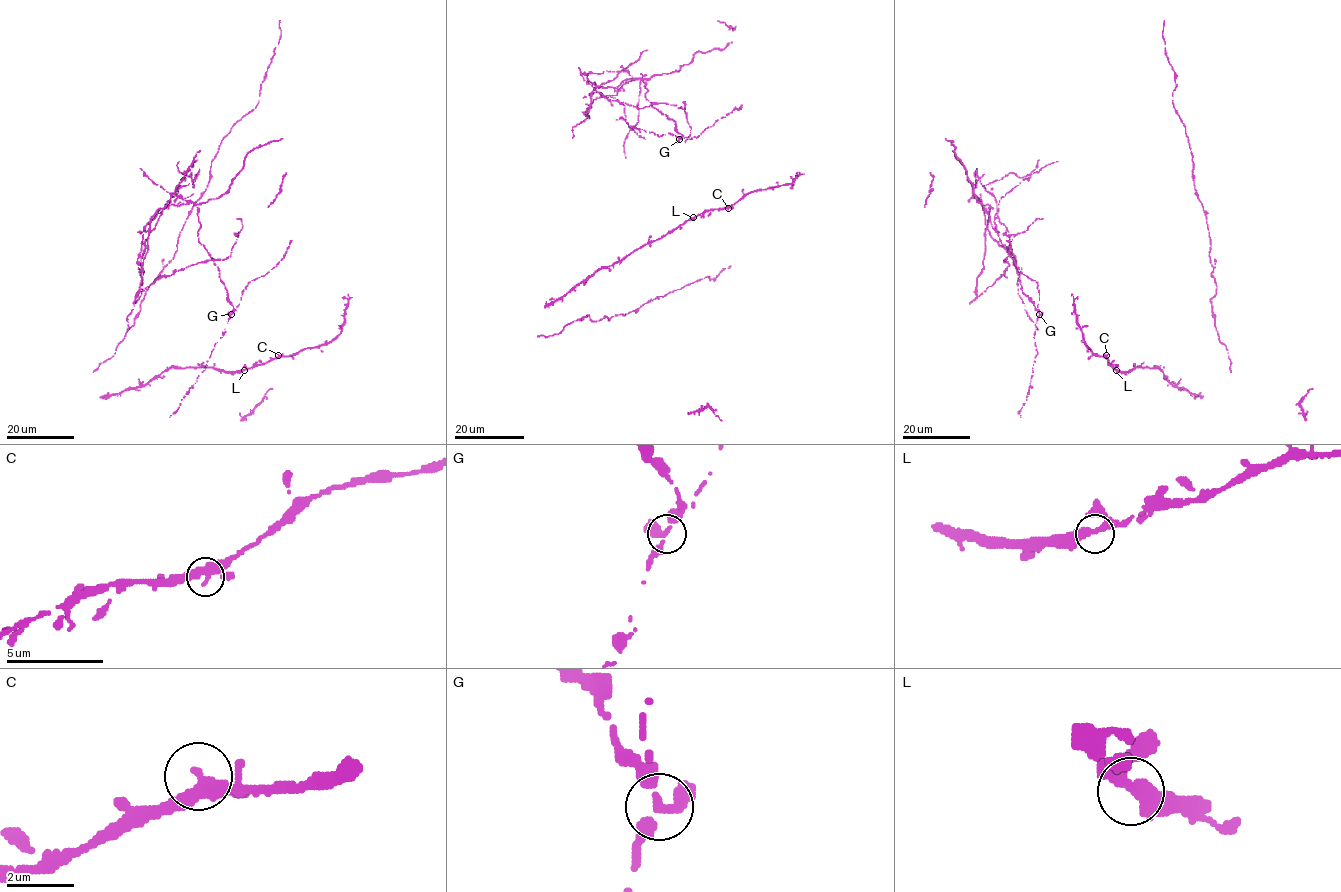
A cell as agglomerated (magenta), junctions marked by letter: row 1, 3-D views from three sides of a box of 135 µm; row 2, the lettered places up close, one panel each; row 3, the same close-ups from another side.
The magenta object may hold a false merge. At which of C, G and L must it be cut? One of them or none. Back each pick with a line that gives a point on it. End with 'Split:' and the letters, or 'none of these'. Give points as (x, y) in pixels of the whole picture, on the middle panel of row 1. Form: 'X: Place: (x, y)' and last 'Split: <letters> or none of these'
G: Place: (679, 139)
Split: G

